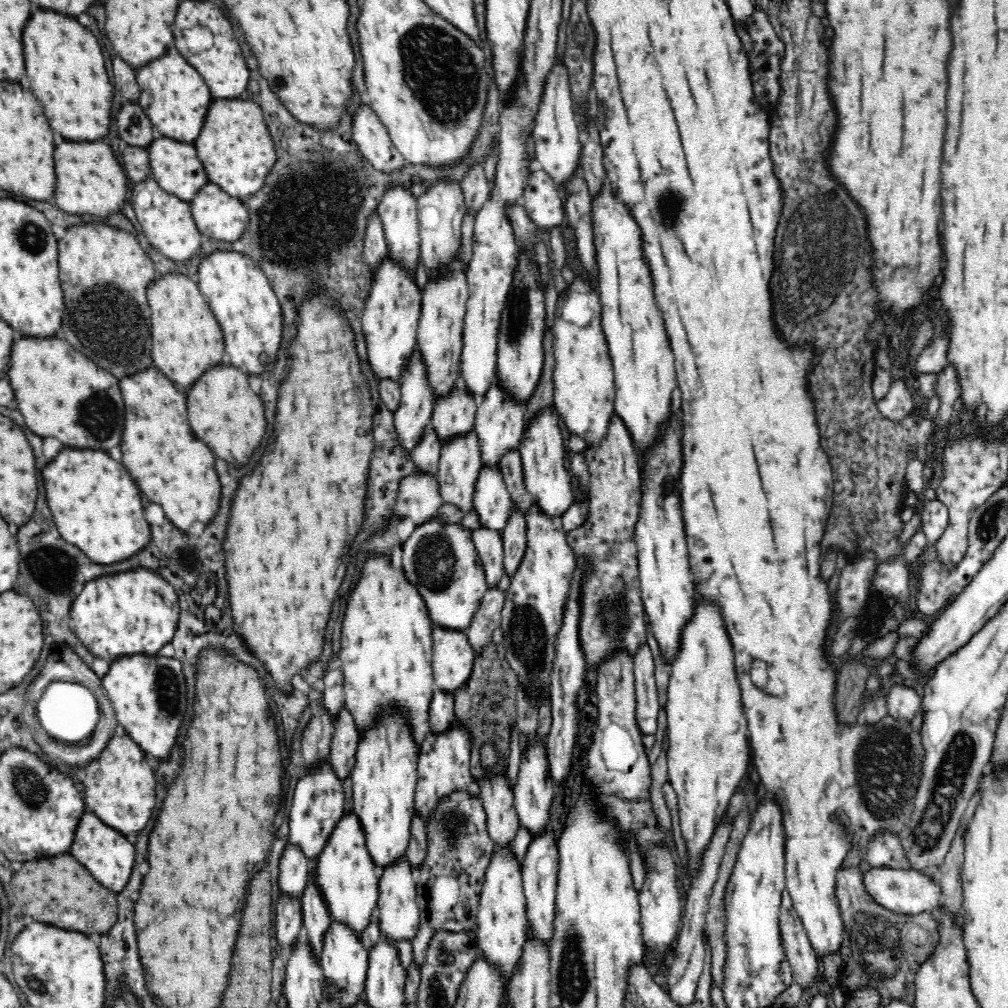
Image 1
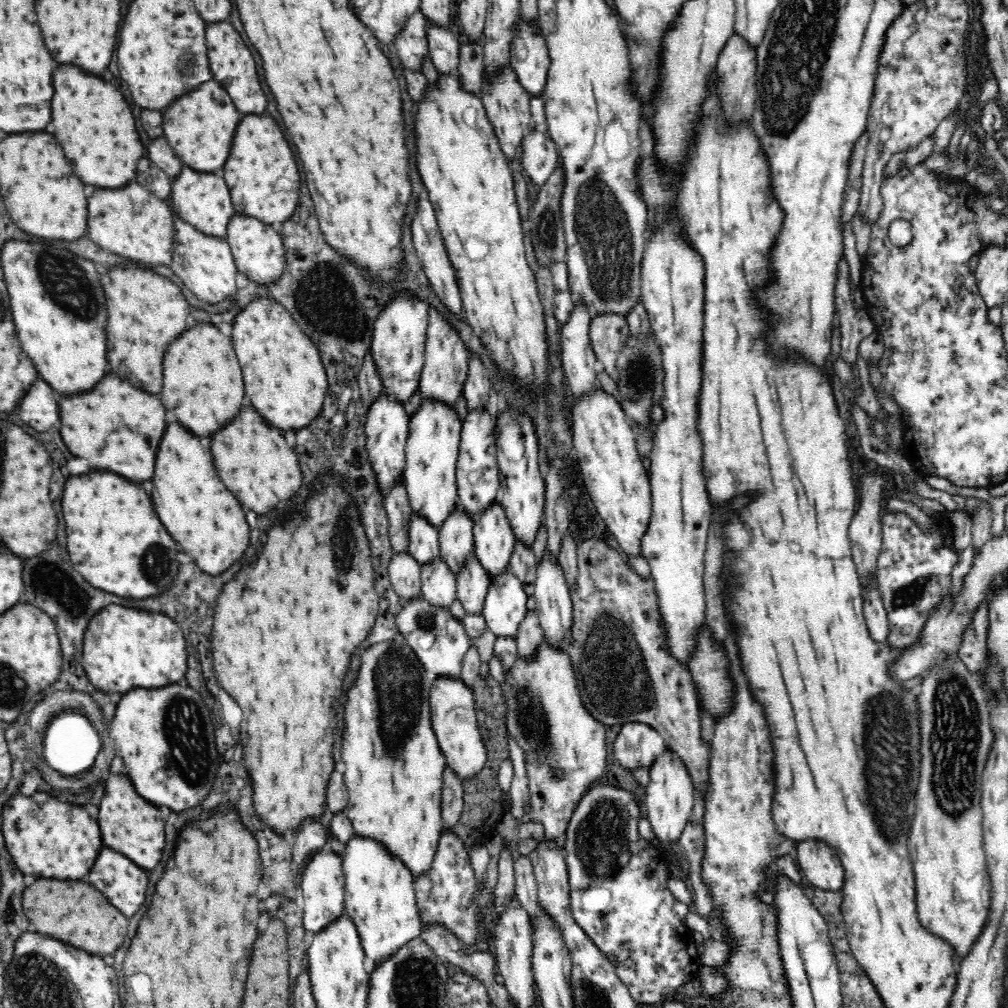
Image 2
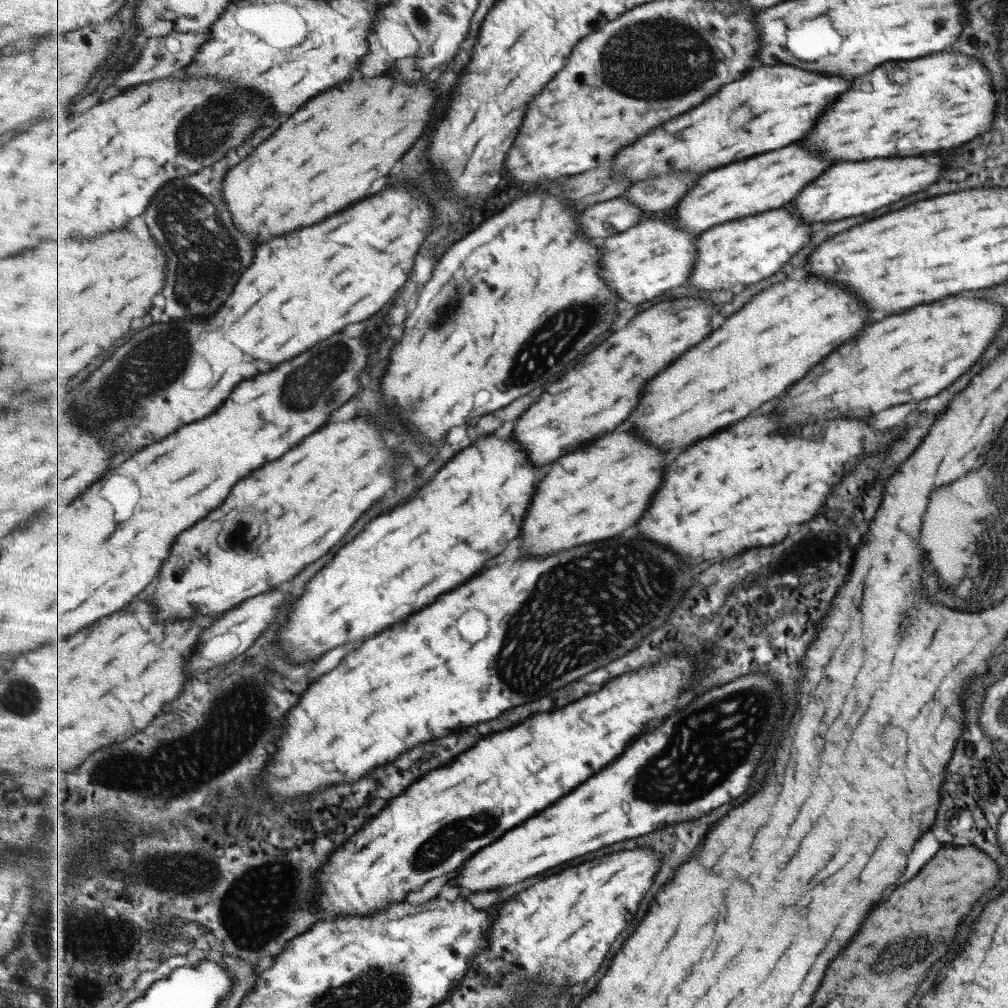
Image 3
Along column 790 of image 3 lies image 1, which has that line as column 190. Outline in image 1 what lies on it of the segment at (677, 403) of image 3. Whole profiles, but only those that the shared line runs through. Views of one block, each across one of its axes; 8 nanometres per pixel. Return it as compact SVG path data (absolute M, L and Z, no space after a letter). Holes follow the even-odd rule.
M168 274L148 288L151 308L152 366L168 380L182 388L190 388L206 370L220 366L224 358L224 334L204 299L197 282L182 276ZM152 290L152 292L150 292ZM202 334L202 336L200 336Z

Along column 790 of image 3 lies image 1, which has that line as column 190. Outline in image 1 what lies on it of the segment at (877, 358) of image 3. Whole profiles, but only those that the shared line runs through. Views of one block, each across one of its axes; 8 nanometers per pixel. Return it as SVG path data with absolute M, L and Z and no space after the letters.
M220 366L216 372L208 372L208 376L188 392L188 416L194 434L206 442L218 458L226 460L234 468L250 464L268 432L262 400L248 386L248 378L232 366Z

